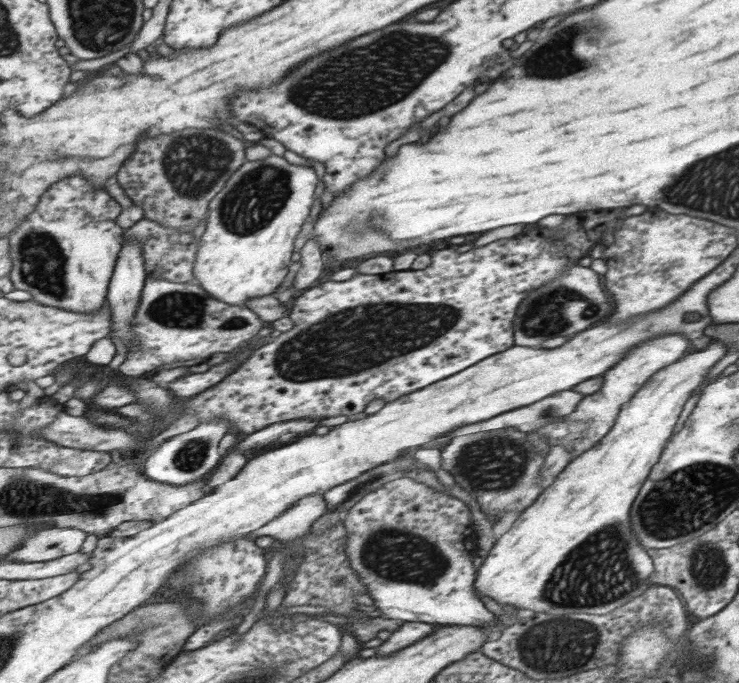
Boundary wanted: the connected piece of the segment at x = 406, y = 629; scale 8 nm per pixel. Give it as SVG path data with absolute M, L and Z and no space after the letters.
M421 622L403 623L399 625L399 628L391 632L388 639L381 642L374 656L381 658L381 656L388 656L389 654L393 654L393 652L399 652L399 650L403 650L407 646L420 641L421 638L425 638L427 634L431 634L436 627L436 625L428 625Z

